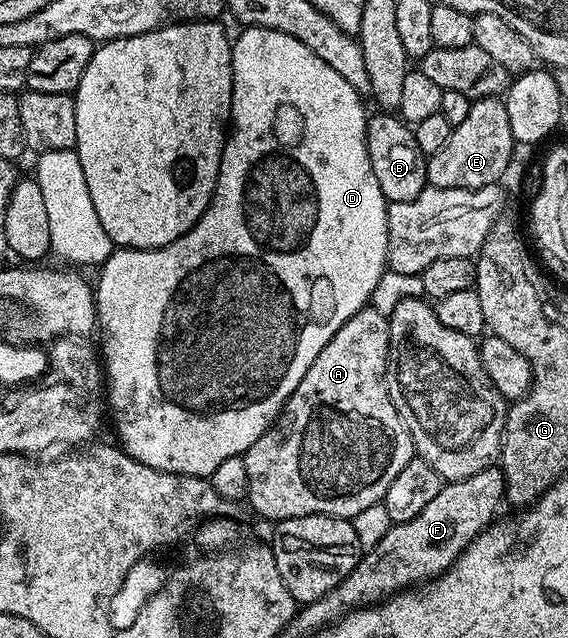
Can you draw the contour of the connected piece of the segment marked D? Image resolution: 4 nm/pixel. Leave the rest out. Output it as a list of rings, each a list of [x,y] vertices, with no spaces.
[[[245,26],[240,30],[242,32],[238,36],[235,36],[235,39],[232,41],[233,97],[231,98],[231,127],[227,132],[225,150],[221,158],[219,174],[217,175],[217,185],[213,191],[212,198],[209,200],[207,210],[195,222],[195,226],[191,230],[187,230],[187,234],[183,234],[178,240],[171,242],[167,246],[163,246],[162,248],[118,247],[105,259],[105,263],[100,265],[99,272],[101,272],[101,277],[98,278],[97,284],[95,280],[97,323],[99,325],[99,333],[101,332],[99,352],[103,357],[103,372],[107,377],[107,408],[108,411],[109,408],[113,411],[113,420],[117,423],[116,443],[131,458],[143,462],[143,466],[151,466],[155,470],[174,472],[175,474],[183,474],[184,476],[212,477],[213,471],[222,462],[227,462],[227,458],[244,456],[245,451],[251,445],[259,442],[261,435],[273,425],[274,420],[281,413],[281,407],[289,401],[289,396],[295,390],[295,386],[303,380],[303,374],[307,374],[307,370],[311,370],[311,362],[315,362],[319,350],[323,350],[323,346],[327,346],[327,342],[331,342],[331,338],[339,330],[339,326],[343,326],[343,322],[350,320],[359,309],[366,307],[372,301],[369,299],[372,298],[373,291],[380,286],[381,275],[387,272],[389,262],[389,234],[387,232],[389,204],[386,201],[383,190],[379,190],[379,182],[375,178],[375,170],[371,170],[371,158],[367,154],[367,138],[365,137],[367,111],[365,112],[364,106],[361,105],[361,100],[363,100],[362,93],[356,92],[351,86],[351,82],[347,82],[347,78],[342,78],[336,70],[331,70],[331,66],[327,66],[327,62],[323,62],[323,58],[319,58],[319,54],[315,54],[315,50],[303,46],[303,42],[299,42],[299,38],[295,38],[291,34],[283,34],[279,30],[271,30],[270,28]]]

